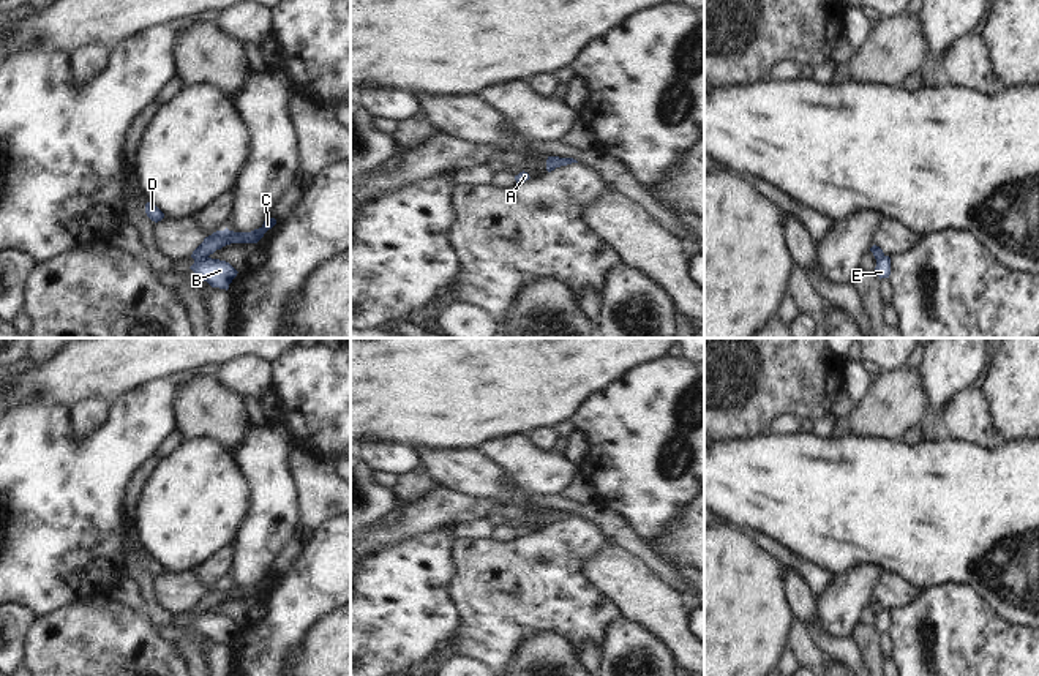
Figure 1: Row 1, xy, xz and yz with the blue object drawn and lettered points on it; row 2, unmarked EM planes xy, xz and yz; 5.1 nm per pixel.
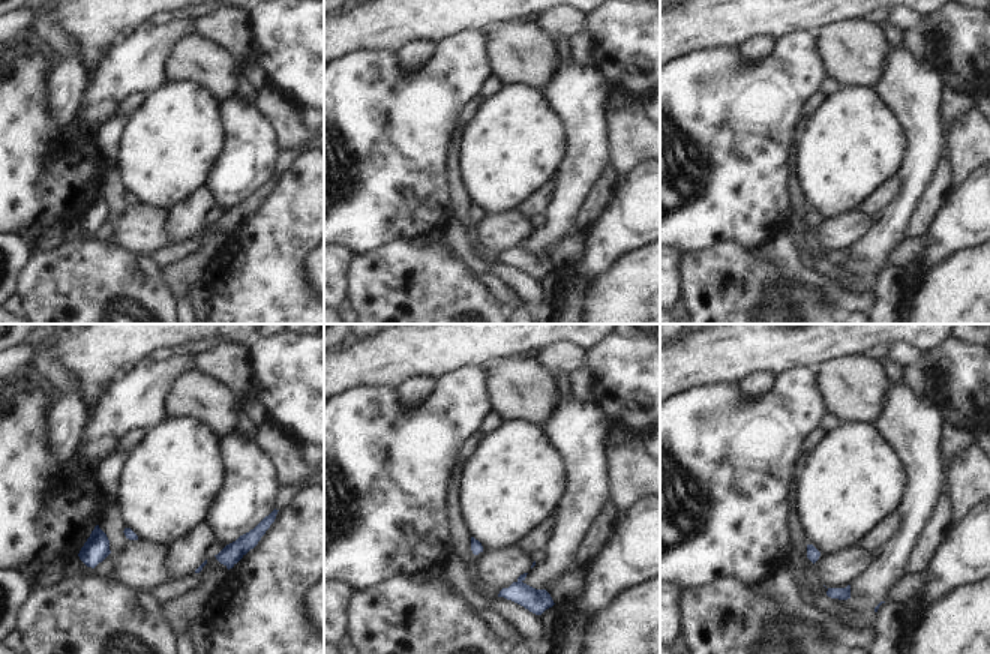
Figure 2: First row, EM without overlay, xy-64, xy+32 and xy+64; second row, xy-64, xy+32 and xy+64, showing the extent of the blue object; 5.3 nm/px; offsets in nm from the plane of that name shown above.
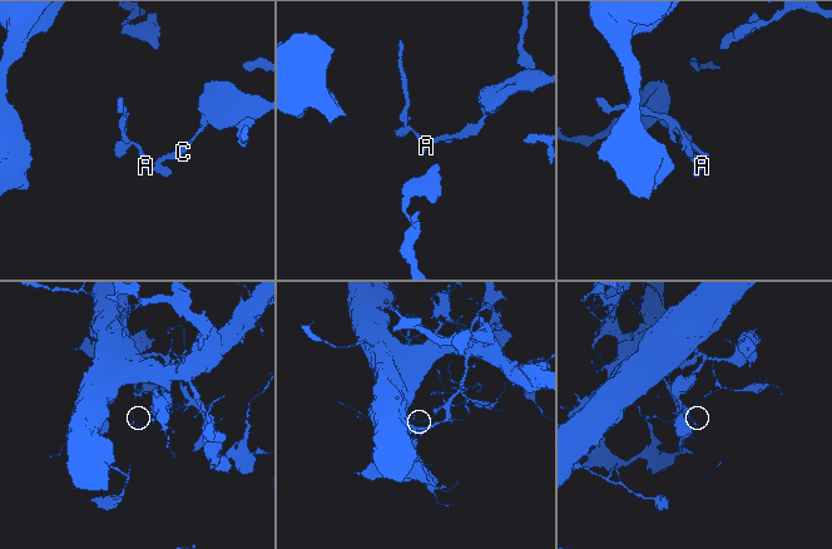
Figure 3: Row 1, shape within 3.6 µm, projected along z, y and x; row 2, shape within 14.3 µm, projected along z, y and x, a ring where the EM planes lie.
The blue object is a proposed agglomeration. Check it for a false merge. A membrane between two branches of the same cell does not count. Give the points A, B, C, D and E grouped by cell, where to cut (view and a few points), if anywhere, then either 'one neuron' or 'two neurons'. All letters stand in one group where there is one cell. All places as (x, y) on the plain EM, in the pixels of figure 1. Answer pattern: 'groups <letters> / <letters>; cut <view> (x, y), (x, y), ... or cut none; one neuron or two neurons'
groups A B D E / C; cut xy (207, 610), (195, 613); two neurons

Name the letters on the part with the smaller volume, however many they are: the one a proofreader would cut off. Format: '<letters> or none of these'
A, B, D, E

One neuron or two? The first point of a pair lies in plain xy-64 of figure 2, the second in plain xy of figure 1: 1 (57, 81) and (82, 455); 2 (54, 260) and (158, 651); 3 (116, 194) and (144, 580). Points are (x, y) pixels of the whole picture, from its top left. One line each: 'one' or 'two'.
1: two
2: one
3: one

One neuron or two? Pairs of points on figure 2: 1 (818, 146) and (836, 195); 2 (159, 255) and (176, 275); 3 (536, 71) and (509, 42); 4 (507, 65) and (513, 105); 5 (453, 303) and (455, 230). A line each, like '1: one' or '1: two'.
1: one
2: two
3: one
4: two
5: two

